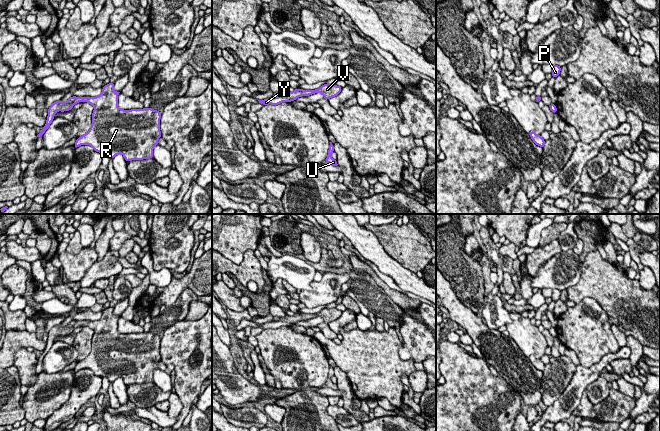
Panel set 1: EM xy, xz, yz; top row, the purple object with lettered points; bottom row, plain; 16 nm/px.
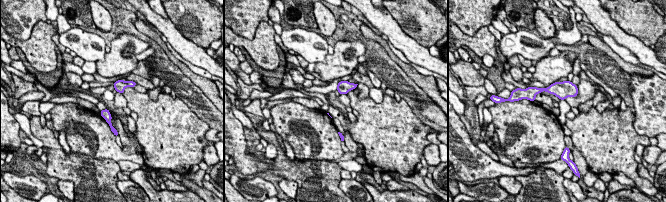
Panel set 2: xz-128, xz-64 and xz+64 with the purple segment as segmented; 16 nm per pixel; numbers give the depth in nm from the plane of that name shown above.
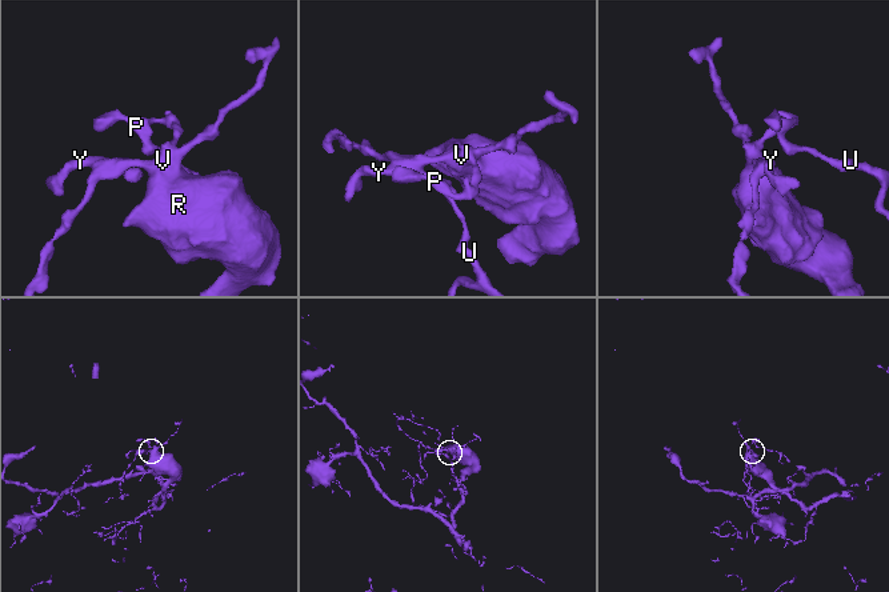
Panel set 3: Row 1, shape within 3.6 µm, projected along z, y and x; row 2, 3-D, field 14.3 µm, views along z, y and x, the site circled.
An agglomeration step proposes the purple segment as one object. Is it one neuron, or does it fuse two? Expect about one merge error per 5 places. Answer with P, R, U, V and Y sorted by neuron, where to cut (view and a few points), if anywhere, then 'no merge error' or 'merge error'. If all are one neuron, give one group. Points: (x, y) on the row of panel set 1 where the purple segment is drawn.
groups P R U V Y; cut none; no merge error

